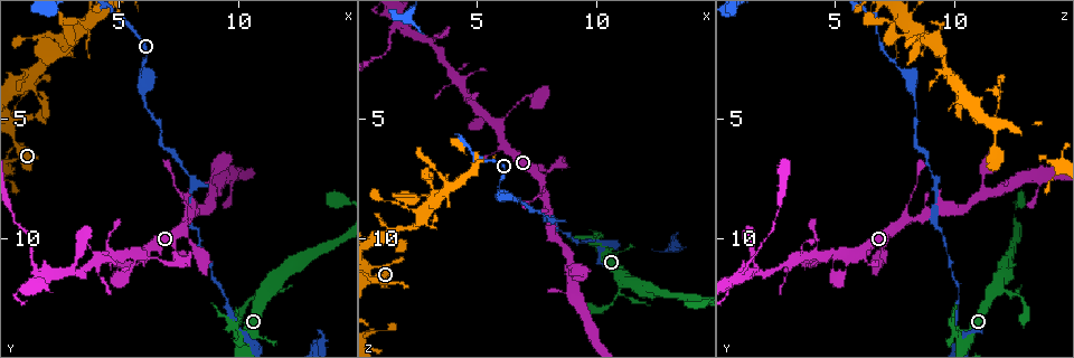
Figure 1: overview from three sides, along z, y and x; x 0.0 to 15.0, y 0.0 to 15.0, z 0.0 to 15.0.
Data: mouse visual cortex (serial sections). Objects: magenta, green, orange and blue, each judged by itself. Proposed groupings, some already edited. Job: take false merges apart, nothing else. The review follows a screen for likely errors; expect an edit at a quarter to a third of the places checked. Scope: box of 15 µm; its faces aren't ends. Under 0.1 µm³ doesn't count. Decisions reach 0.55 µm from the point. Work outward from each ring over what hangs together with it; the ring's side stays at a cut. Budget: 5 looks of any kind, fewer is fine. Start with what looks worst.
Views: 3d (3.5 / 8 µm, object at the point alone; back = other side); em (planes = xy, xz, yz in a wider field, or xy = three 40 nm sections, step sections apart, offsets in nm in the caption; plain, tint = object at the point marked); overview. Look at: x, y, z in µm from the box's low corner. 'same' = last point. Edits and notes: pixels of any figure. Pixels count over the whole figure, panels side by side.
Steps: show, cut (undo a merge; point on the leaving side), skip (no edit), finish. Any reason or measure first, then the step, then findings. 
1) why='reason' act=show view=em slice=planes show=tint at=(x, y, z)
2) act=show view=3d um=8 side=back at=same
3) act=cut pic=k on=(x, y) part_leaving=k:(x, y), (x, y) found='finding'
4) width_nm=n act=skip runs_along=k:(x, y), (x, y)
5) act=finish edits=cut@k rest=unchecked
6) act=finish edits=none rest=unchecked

why='sharp bend' act=show view=3d um=3.5 at=(1.9, 1.6, 8.4)

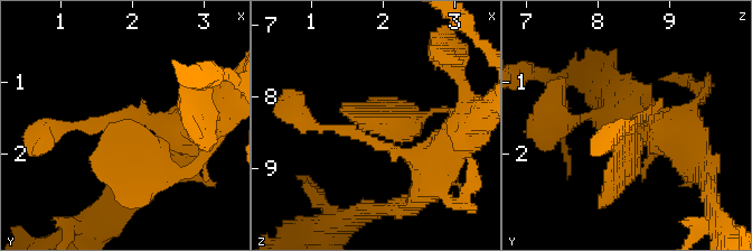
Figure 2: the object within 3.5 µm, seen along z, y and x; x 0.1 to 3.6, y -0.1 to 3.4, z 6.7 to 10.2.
act=show view=em slice=xy step=5 show=tint at=(1.90, 1.70, 8.45)

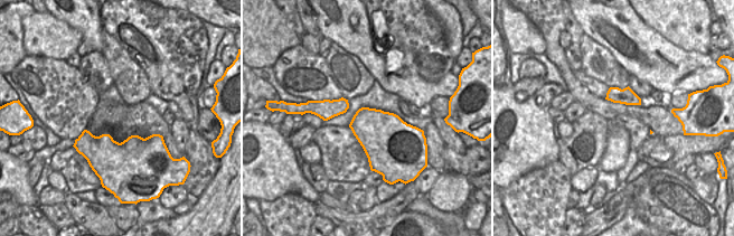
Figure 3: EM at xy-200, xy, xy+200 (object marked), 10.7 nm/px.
act=show view=em slice=xy step=3 show=tint at=same

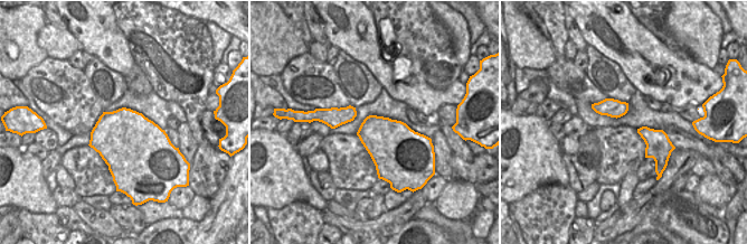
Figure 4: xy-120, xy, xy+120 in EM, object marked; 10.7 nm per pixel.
act=skip runs_along=2:(668, 132), (645, 115), (608, 194) found='one cell here'

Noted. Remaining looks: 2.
act=show view=3d um=3.5 side=back at=(1.8, 11.6, 1.0)

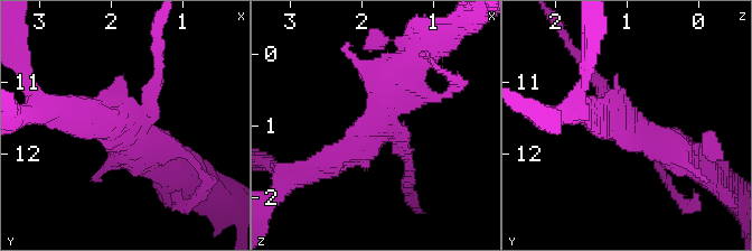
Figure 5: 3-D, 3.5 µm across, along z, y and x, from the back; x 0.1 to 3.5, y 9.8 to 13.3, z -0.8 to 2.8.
act=show view=em slice=xy step=3 show=tint at=(1.85, 11.50, 1.10)

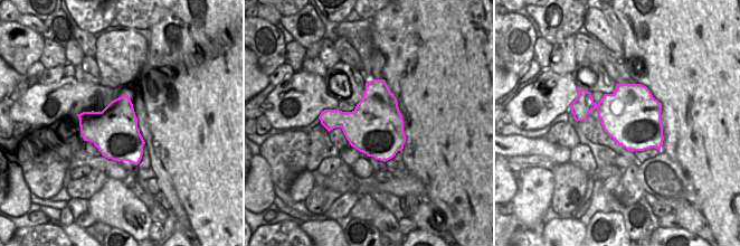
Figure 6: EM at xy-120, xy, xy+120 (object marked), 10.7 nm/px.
act=skip found='all the same cell'

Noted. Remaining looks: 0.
act=finish edits=none rest=unchecked

